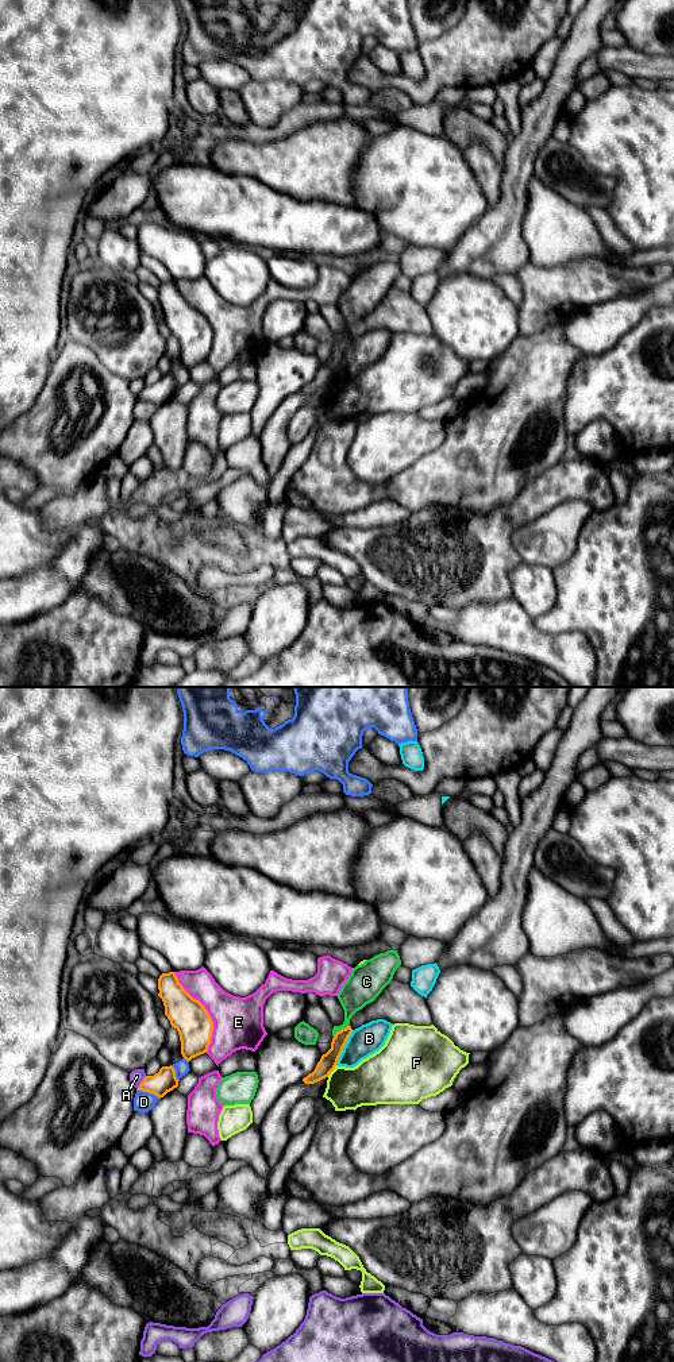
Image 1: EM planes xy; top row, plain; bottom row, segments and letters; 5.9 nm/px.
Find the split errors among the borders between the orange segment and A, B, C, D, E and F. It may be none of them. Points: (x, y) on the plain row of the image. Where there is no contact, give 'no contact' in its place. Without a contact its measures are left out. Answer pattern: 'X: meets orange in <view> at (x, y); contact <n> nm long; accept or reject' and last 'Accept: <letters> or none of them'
A: meets orange in xy at (141, 392); contact 110 nm long; reject
B: meets orange in xy at (343, 355); contact 240 nm long; reject
C: meets orange in xy at (342, 338); contact 120 nm long; reject
D: meets orange in xy at (149, 401); contact 140 nm long; reject
E: meets orange in xy at (207, 320); contact 500 nm long; reject
F: meets orange in xy at (332, 378); contact 90 nm long; reject
Accept: none of them

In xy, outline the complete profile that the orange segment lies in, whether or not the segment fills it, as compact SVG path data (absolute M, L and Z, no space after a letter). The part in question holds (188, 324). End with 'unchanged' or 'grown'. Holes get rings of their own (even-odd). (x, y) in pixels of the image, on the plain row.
M174 281L159 285L158 298L158 305L165 315L165 324L180 343L182 366L189 371L207 362L213 331L205 316L184 298Z; unchanged

